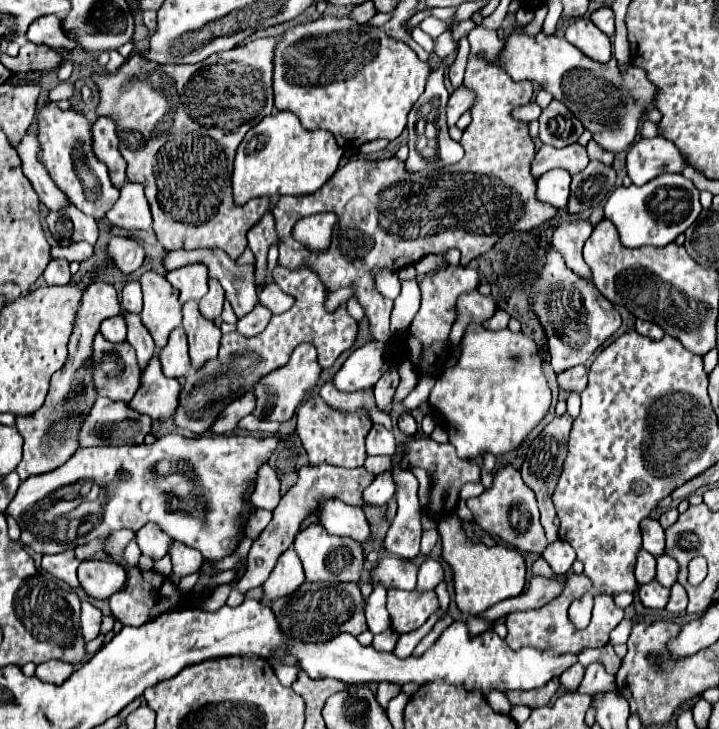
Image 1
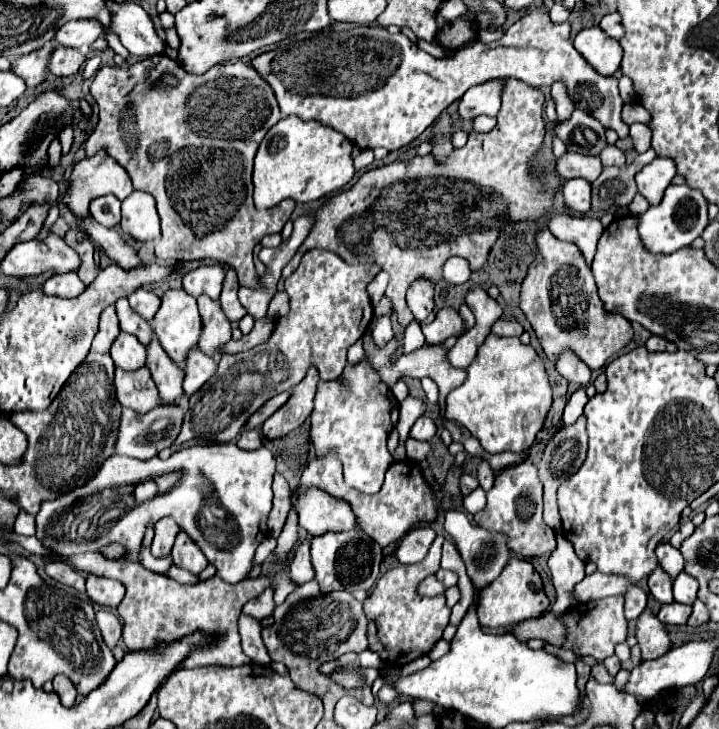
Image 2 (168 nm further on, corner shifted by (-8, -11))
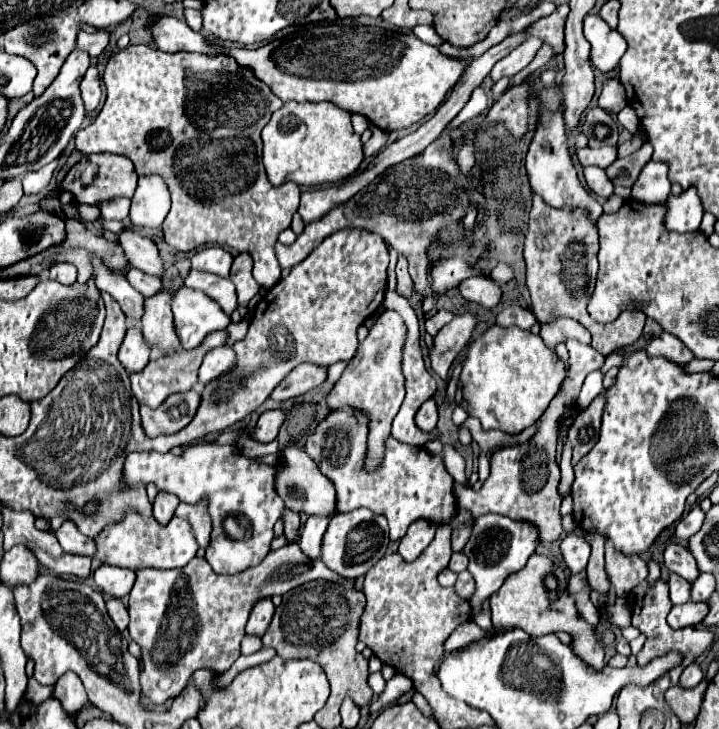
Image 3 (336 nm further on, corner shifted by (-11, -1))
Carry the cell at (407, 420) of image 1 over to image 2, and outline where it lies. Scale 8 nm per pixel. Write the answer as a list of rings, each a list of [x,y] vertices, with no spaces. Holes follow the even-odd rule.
[[[426,415],[420,417],[410,429],[410,437],[418,441],[430,441],[434,435],[436,435],[436,423]]]

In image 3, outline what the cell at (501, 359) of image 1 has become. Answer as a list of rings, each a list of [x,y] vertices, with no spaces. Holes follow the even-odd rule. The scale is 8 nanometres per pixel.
[[[491,327],[475,343],[469,345],[463,371],[459,375],[459,387],[455,403],[461,405],[469,417],[477,417],[485,431],[503,431],[503,433],[521,433],[525,427],[531,427],[547,409],[549,401],[557,395],[559,383],[565,379],[565,369],[559,357],[545,347],[539,335],[523,331],[519,327]]]

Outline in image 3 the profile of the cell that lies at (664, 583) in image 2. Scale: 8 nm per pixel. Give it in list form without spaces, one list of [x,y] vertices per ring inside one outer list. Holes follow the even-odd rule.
[[[671,573],[671,575],[669,575],[669,581],[667,581],[667,585],[669,585],[669,591],[671,591],[671,601],[673,601],[675,605],[687,603],[687,601],[691,599],[691,597],[689,597],[691,583],[689,583],[687,579],[683,579],[683,577],[679,577],[679,575]]]

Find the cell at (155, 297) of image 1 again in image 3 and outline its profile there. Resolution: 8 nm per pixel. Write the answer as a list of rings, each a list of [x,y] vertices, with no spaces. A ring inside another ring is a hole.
[[[185,285],[173,293],[171,311],[175,333],[183,349],[197,347],[207,333],[225,329],[231,323],[231,319],[221,311],[221,307],[213,299]]]

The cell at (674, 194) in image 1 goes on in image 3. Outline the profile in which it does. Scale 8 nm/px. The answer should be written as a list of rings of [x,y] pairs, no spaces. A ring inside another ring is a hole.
[[[691,187],[687,191],[681,191],[681,195],[669,195],[665,213],[665,227],[673,233],[689,233],[697,231],[703,217],[703,205],[699,201],[697,189]]]

